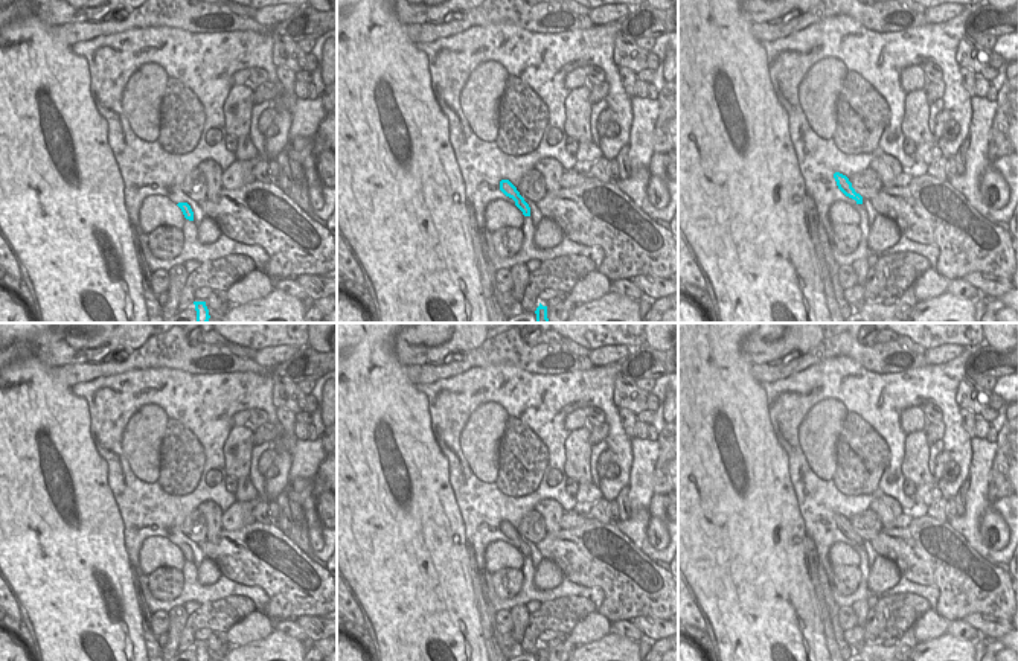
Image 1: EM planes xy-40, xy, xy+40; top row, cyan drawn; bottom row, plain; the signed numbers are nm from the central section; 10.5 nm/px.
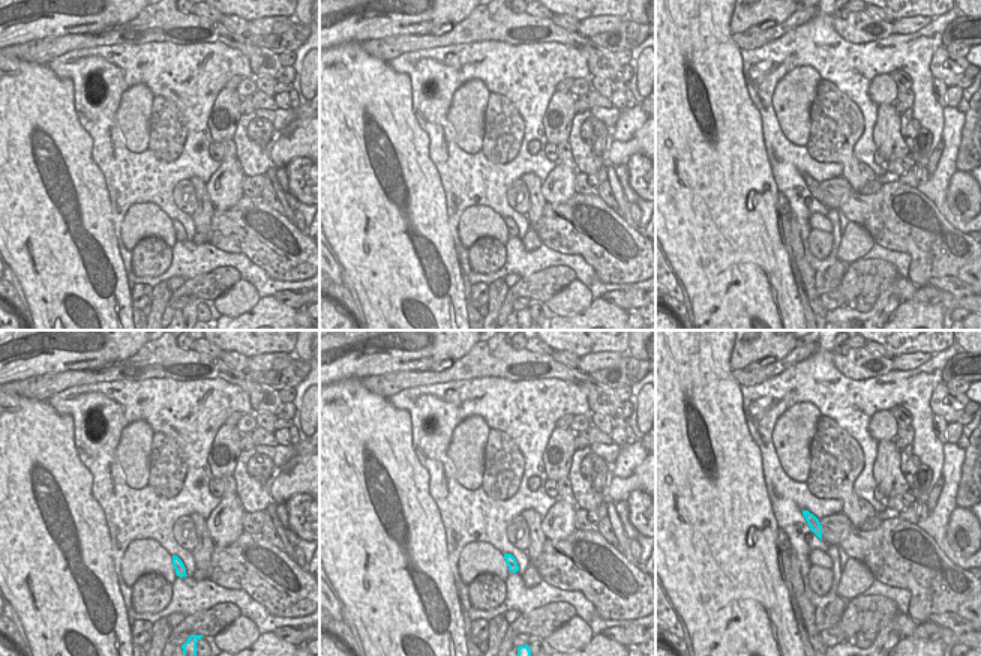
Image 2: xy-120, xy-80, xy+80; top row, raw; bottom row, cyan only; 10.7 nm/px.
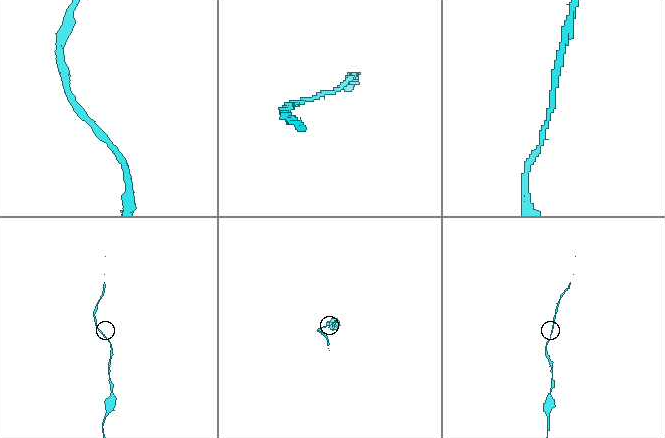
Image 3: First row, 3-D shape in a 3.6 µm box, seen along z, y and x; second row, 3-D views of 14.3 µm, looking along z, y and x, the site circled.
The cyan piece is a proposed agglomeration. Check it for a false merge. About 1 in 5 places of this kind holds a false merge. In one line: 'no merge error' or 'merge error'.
no merge error

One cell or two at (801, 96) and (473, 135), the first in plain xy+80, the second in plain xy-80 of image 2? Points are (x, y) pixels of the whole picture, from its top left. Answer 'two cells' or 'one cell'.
one cell

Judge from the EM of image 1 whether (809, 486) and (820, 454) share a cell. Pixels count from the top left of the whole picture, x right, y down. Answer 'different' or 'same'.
different

